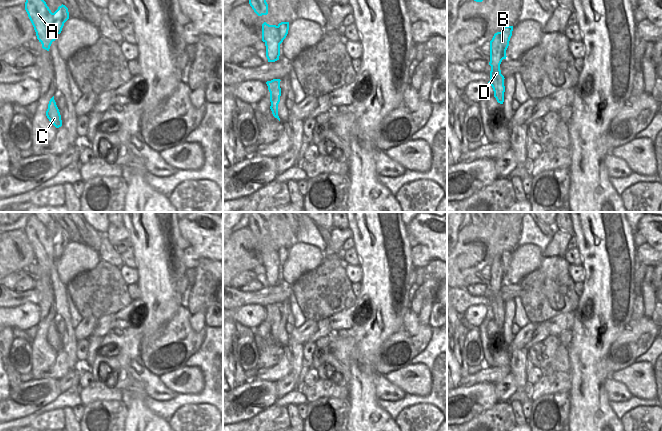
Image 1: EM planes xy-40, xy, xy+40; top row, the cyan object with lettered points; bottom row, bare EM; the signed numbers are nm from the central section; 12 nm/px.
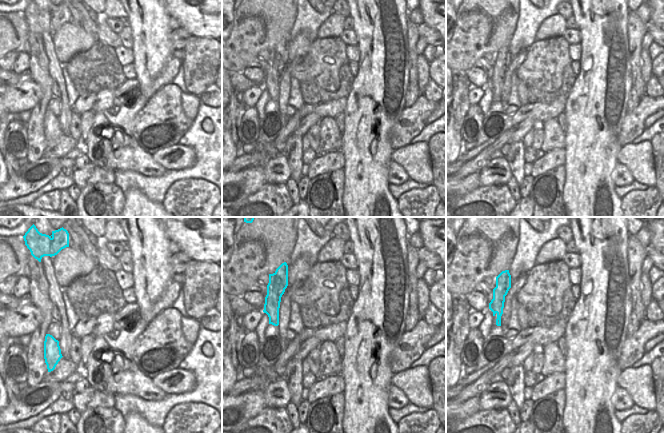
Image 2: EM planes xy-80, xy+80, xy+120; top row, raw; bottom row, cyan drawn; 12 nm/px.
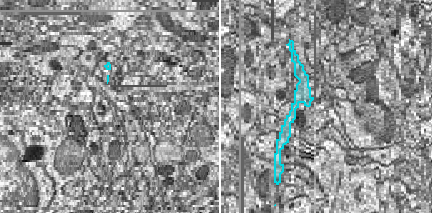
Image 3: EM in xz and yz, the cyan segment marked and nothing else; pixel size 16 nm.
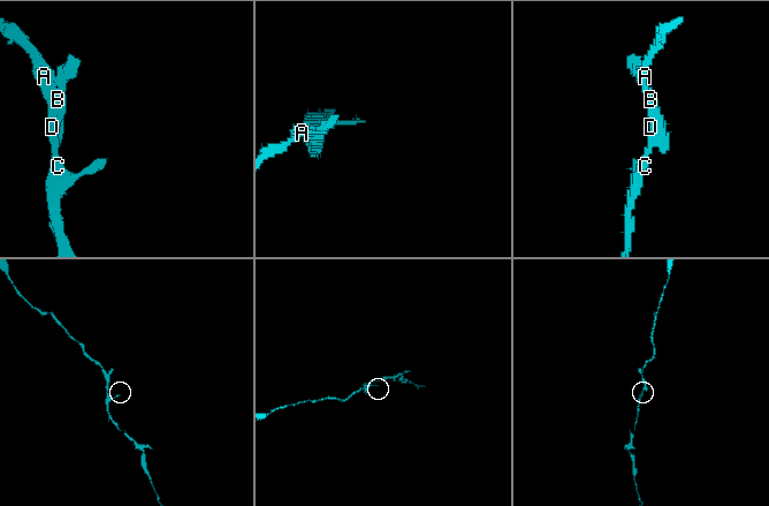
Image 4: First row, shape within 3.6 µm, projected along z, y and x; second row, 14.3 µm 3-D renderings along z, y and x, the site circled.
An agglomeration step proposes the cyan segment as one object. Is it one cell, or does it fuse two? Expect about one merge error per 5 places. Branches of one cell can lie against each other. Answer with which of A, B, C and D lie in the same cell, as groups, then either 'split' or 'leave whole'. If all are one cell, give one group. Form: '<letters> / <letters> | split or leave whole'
A B C D | leave whole

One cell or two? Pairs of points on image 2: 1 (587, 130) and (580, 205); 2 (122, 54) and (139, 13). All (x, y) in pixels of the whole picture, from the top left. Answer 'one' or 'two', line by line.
1: one
2: two

